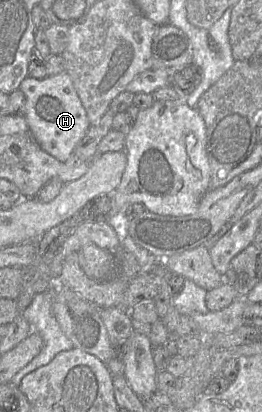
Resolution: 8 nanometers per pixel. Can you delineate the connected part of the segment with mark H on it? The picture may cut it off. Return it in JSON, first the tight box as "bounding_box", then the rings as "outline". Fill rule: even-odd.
{"bounding_box":[19,71,91,163],"outline":[[[64,71],[44,79],[28,76],[19,89],[26,98],[25,119],[32,136],[44,151],[64,163],[91,126],[70,75]]]}

